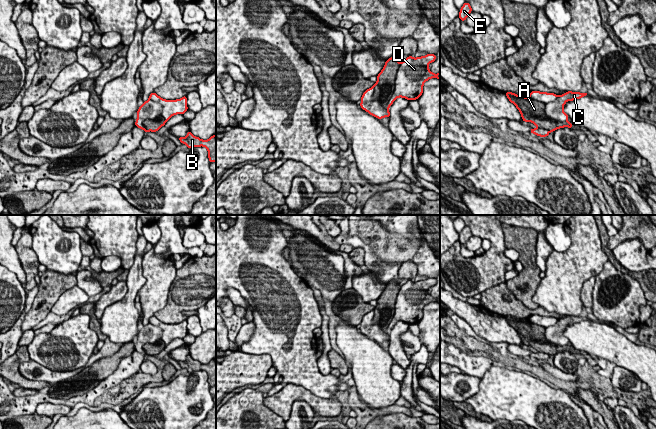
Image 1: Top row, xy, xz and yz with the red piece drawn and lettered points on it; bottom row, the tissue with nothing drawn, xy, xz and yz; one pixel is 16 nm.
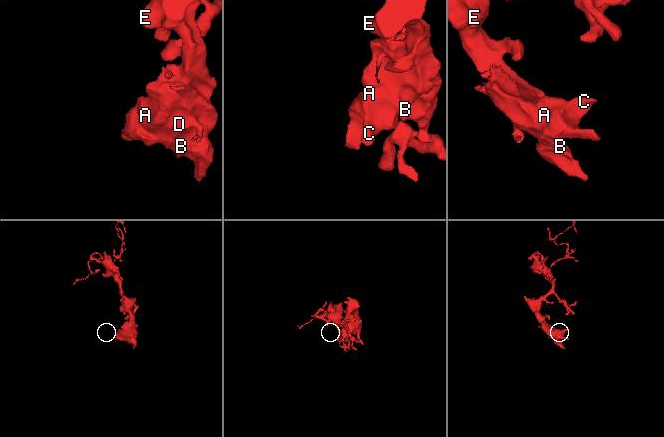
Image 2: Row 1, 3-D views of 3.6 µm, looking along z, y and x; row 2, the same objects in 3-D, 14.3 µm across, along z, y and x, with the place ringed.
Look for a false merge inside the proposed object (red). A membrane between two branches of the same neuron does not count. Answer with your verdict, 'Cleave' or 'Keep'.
Cleave

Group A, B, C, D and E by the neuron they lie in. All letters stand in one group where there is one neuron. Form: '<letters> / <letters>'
A / B C D E

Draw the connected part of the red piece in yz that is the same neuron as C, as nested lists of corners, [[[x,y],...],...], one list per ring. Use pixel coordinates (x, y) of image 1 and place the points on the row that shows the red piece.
[[[532,91],[529,93],[529,98],[533,101],[542,102],[545,105],[546,115],[559,122],[565,122],[569,116],[563,111],[567,101],[573,101],[586,96],[587,93],[567,91],[565,94],[556,95],[554,93]]]

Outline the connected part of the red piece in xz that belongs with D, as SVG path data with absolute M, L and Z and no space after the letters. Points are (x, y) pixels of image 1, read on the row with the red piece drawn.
M435 54L414 58L408 56L399 66L395 78L394 92L388 101L390 107L399 98L417 100L423 93L423 85L431 78L440 80L440 73L434 74L428 65L436 60Z

